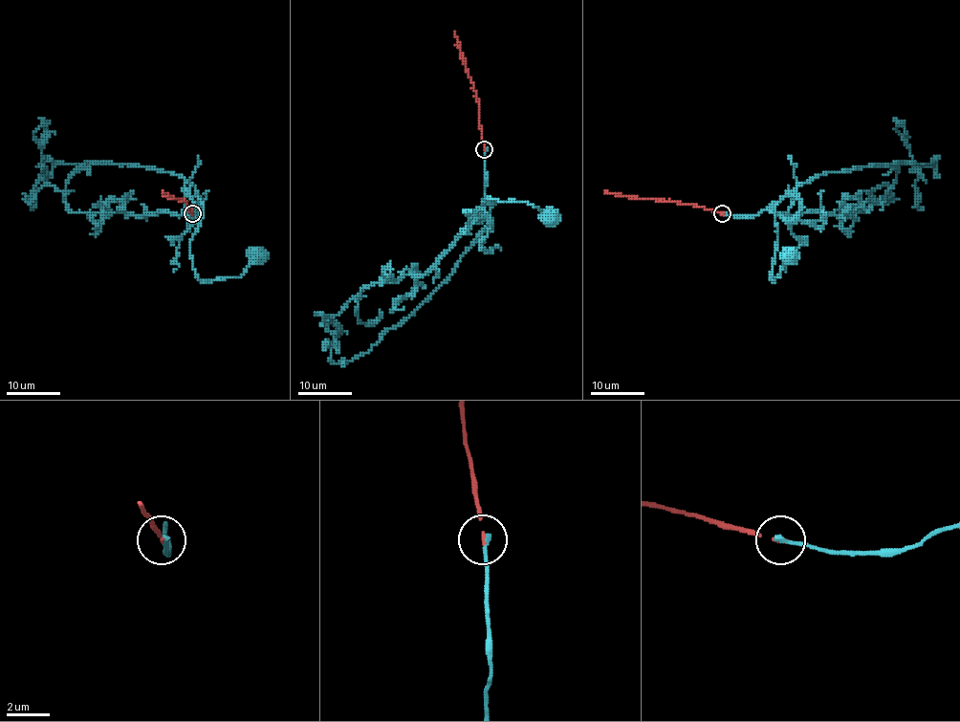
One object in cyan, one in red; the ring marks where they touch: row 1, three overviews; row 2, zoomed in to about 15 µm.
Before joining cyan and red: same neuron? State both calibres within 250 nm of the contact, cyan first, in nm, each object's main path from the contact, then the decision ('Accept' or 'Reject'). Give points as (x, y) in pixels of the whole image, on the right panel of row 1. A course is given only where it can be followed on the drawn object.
Thickness 240 nm (cyan) against 160 nm. Course of cyan: (723, 213), (774, 210), (790, 220), (799, 207), (793, 195), (775, 207), (772, 279), (790, 254). Course of red: (723, 213), (605, 191). Accept

